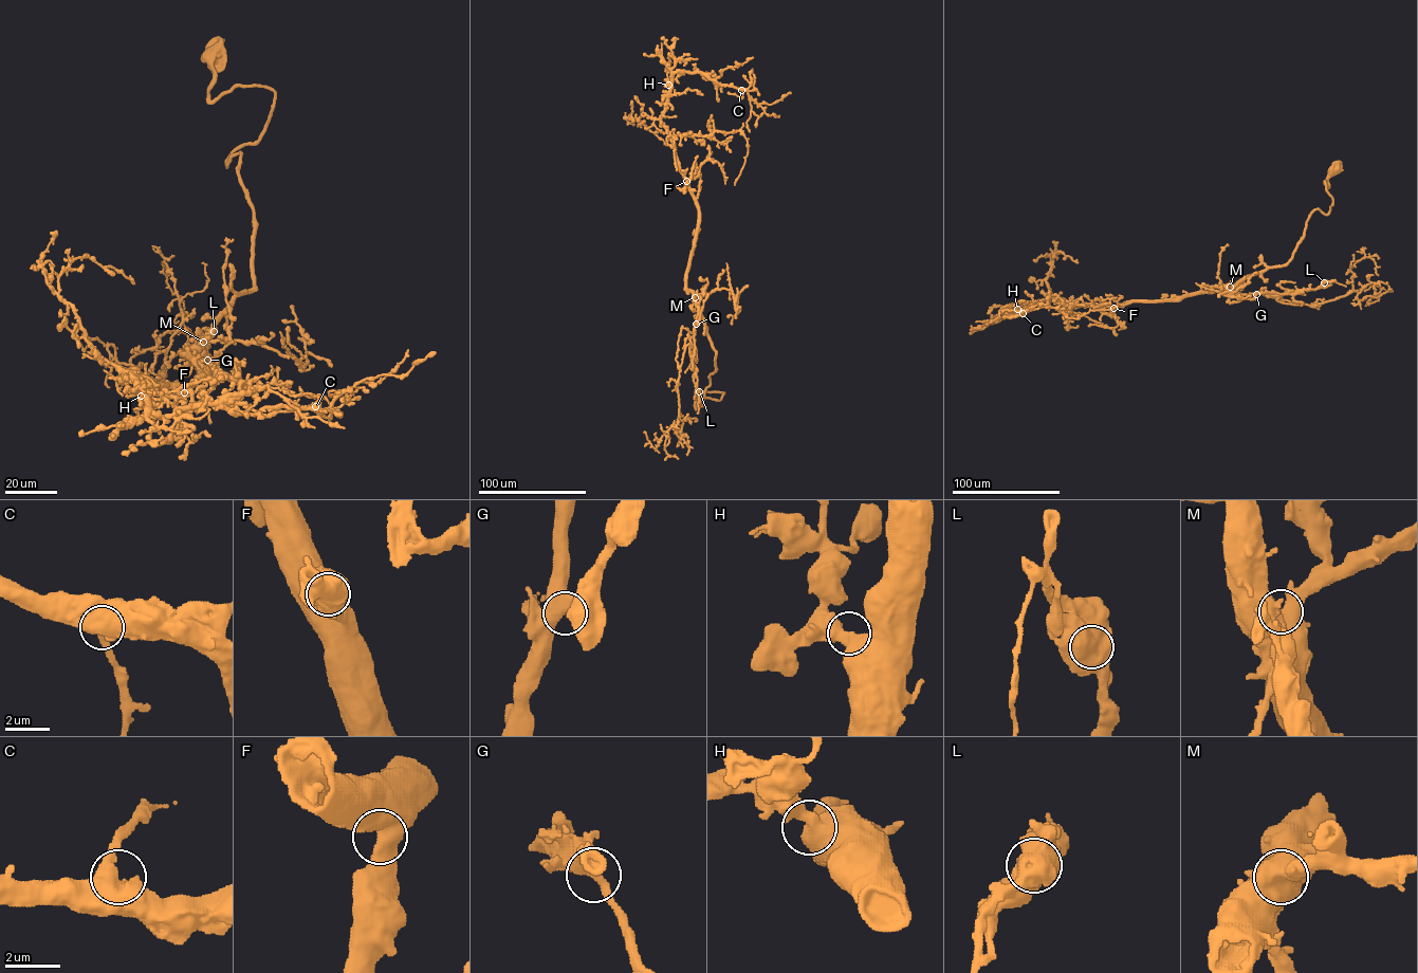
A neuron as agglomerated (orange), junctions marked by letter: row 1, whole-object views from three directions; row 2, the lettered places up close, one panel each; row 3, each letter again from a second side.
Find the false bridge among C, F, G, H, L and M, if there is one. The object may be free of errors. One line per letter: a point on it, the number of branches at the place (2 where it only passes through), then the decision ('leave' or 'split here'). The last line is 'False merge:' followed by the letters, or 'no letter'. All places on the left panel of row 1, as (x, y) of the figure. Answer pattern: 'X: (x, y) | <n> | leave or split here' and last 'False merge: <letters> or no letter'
C: (315, 406) | 2 | leave
F: (184, 392) | 2 | leave
G: (207, 360) | 2 | leave
H: (141, 396) | 2 | leave
L: (214, 331) | 2 | split here
M: (203, 342) | 2 | leave
False merge: L

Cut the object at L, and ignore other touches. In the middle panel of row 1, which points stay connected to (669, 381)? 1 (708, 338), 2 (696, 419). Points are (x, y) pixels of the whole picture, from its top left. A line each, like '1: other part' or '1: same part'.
1: other part
2: same part

